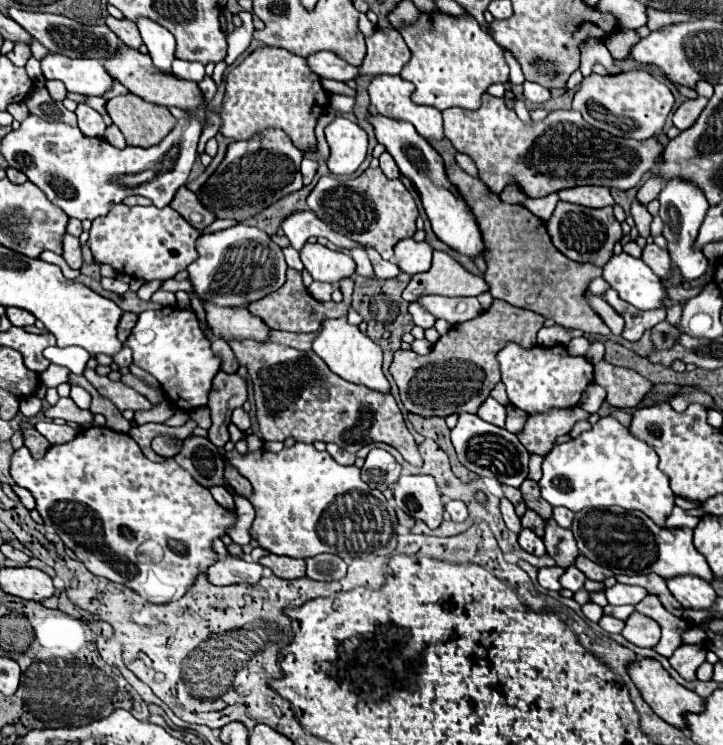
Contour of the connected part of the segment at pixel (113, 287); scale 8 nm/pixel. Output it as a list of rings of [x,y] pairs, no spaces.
[[[102,277],[100,283],[102,283],[104,289],[114,291],[114,293],[118,293],[118,295],[124,295],[124,293],[128,291],[128,283],[124,283],[124,281],[120,281],[120,279],[108,279],[108,277]]]

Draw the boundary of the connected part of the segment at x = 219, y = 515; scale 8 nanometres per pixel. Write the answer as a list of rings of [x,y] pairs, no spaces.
[[[88,427],[88,429],[80,431],[72,441],[62,443],[62,445],[52,445],[42,459],[32,459],[28,447],[22,447],[12,457],[12,469],[10,469],[10,473],[12,473],[14,481],[16,481],[16,485],[30,489],[30,493],[36,499],[36,509],[42,515],[44,523],[48,523],[48,525],[54,527],[54,531],[60,535],[60,539],[64,541],[64,545],[70,547],[76,553],[76,559],[80,559],[88,567],[88,571],[92,571],[98,577],[106,577],[106,579],[110,579],[114,583],[126,585],[128,589],[136,591],[142,599],[146,599],[150,603],[178,601],[194,585],[194,579],[200,573],[206,573],[208,567],[218,561],[218,553],[212,547],[214,539],[220,539],[222,535],[226,535],[226,531],[230,527],[234,527],[234,523],[238,521],[236,509],[226,509],[220,503],[216,503],[216,499],[212,497],[212,493],[206,487],[202,487],[188,471],[182,471],[182,467],[178,467],[178,463],[174,459],[162,459],[160,463],[154,463],[154,461],[146,459],[146,455],[142,453],[142,449],[138,447],[138,443],[130,435],[112,431],[108,427]]]

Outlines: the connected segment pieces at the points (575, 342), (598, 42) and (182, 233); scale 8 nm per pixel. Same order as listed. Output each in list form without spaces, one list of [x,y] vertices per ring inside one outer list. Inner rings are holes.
[[[574,337],[570,343],[568,343],[568,353],[572,353],[572,355],[586,355],[586,351],[588,351],[588,347],[590,347],[590,341],[586,339],[586,337]]]
[[[590,37],[580,45],[580,71],[584,77],[592,73],[592,67],[597,64],[603,65],[610,75],[621,73],[621,70],[614,64],[614,59],[606,48],[604,39]]]
[[[112,203],[108,215],[92,221],[88,245],[98,263],[108,263],[118,273],[144,281],[162,281],[172,279],[198,257],[194,249],[198,235],[200,231],[196,231],[172,207],[126,207],[124,203]]]

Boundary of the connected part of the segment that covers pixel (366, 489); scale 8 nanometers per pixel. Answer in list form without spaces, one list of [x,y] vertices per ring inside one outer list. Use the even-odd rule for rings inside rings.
[[[296,443],[294,447],[290,449],[282,449],[280,453],[270,453],[270,451],[248,451],[246,455],[240,455],[238,451],[230,451],[226,453],[226,459],[230,461],[230,465],[234,465],[254,487],[254,493],[250,497],[254,509],[256,509],[256,519],[254,519],[254,525],[252,525],[252,537],[258,539],[258,543],[262,547],[266,547],[270,553],[276,553],[276,555],[288,555],[288,557],[296,557],[296,559],[306,559],[306,557],[314,557],[318,553],[334,553],[334,555],[340,555],[342,559],[344,557],[360,557],[360,555],[392,555],[396,545],[398,545],[398,533],[396,533],[396,515],[394,511],[390,509],[386,497],[374,489],[370,491],[370,485],[366,485],[362,479],[360,479],[360,469],[356,465],[340,465],[336,463],[334,459],[330,459],[330,453],[328,451],[316,451],[312,445],[302,445],[302,443]]]

